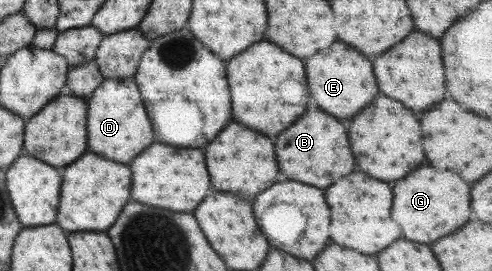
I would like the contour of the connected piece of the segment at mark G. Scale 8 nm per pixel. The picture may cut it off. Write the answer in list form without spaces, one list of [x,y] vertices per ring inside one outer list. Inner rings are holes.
[[[421,166],[415,172],[407,174],[405,178],[397,180],[393,186],[393,206],[391,206],[391,220],[395,220],[403,236],[407,240],[429,244],[441,236],[451,234],[459,226],[467,222],[469,210],[469,188],[465,182],[449,170],[433,170],[429,166]]]

